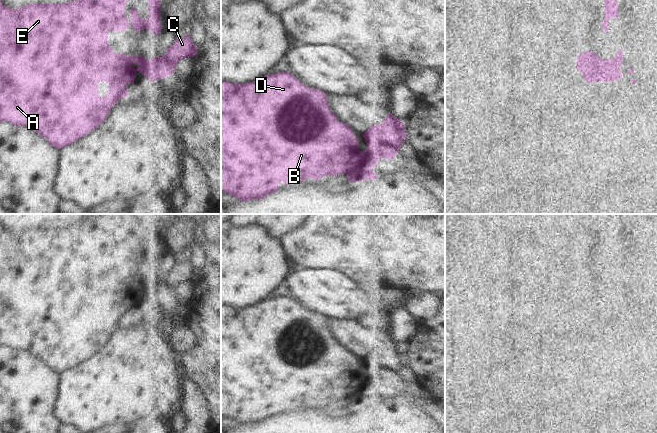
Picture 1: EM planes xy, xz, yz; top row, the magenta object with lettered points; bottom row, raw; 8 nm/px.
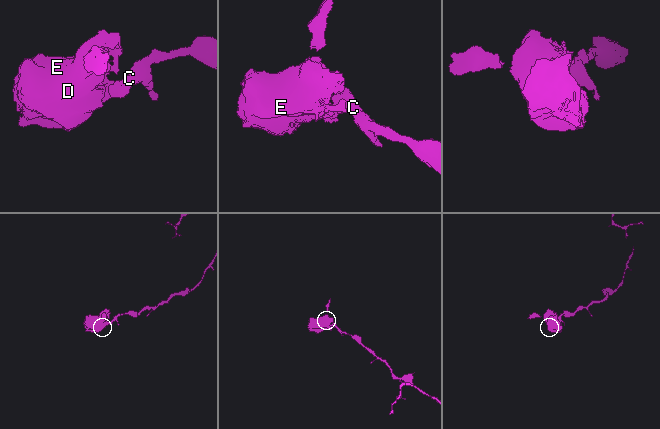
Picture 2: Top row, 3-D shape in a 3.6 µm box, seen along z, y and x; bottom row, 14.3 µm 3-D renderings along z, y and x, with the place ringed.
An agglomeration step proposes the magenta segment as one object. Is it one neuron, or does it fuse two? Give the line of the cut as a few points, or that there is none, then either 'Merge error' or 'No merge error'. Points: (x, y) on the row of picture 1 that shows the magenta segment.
Split along yz (609, 60), (607, 63), (608, 80). Merge error.

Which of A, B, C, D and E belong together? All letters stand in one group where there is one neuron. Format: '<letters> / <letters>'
A B D E / C

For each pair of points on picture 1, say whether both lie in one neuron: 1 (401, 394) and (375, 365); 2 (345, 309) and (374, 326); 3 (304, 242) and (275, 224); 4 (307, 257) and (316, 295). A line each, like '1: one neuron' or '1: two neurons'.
1: two neurons
2: two neurons
3: two neurons
4: two neurons

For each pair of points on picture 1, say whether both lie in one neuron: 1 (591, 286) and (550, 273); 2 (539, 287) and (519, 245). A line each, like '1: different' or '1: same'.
1: different
2: same

